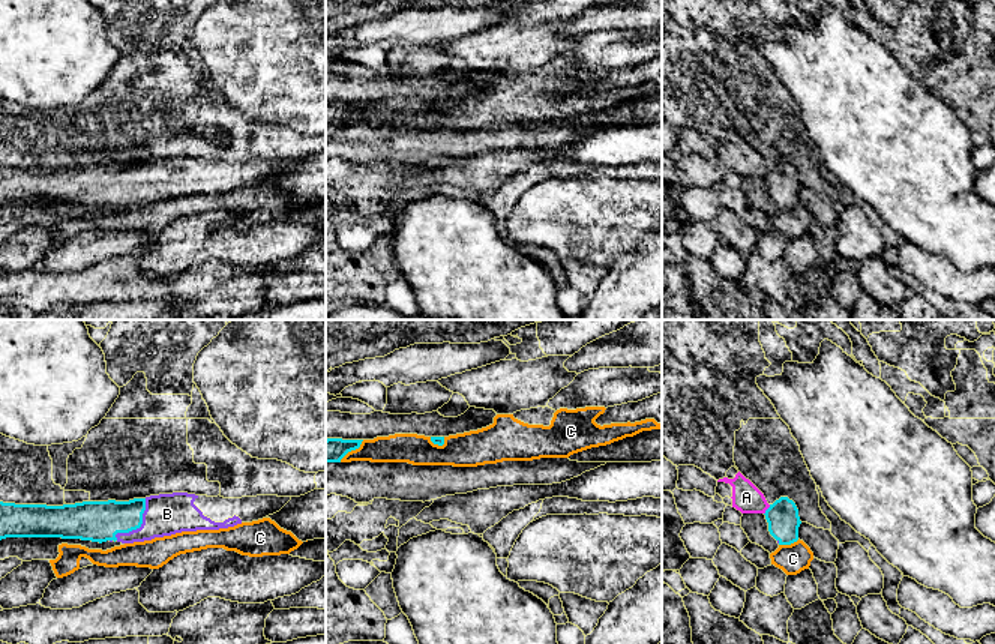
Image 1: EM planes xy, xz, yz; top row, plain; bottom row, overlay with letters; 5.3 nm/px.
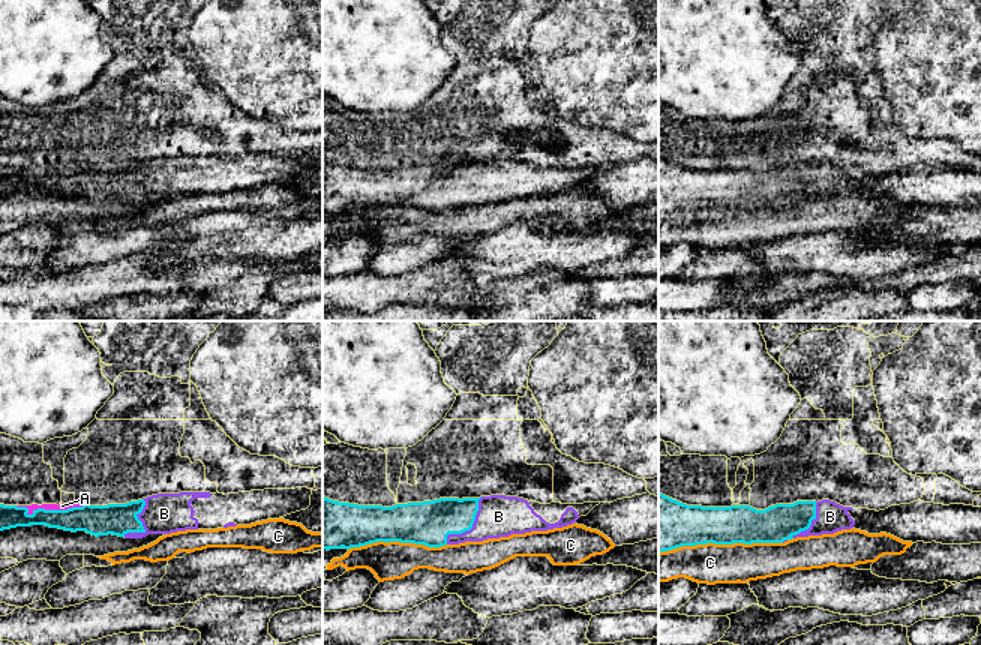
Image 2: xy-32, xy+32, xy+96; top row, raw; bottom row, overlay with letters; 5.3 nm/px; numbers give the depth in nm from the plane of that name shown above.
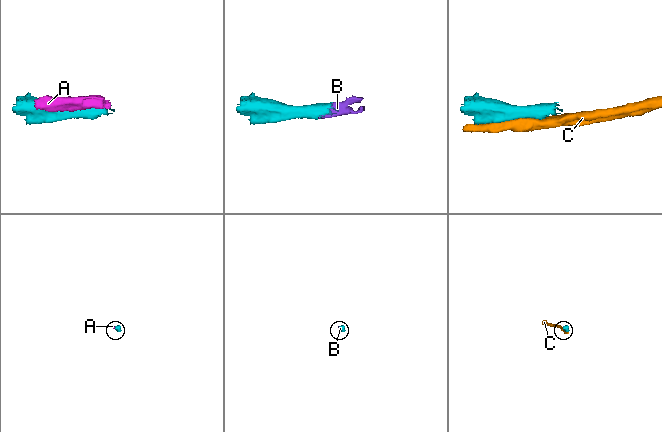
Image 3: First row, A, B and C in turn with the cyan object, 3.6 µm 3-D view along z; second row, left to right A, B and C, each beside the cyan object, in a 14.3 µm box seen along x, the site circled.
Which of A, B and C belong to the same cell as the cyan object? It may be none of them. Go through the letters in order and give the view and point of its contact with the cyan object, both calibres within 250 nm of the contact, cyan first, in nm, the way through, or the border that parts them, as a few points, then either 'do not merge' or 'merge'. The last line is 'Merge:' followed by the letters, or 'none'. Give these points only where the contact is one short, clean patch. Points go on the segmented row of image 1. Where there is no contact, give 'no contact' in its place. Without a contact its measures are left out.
A: meets cyan in yz at (767, 509); 170 nm thick on the cyan side, 160 nm on the other; do not merge
B: meets cyan in xy at (138, 527); 220 nm thick on the cyan side, 220 nm on the other; runs through xy (98, 521), (132, 521), (138, 527), (150, 517), (167, 514); merge
C: meets cyan in xz at (351, 449); 130 nm thick on the cyan side, 150 nm on the other; do not merge
Merge: B

